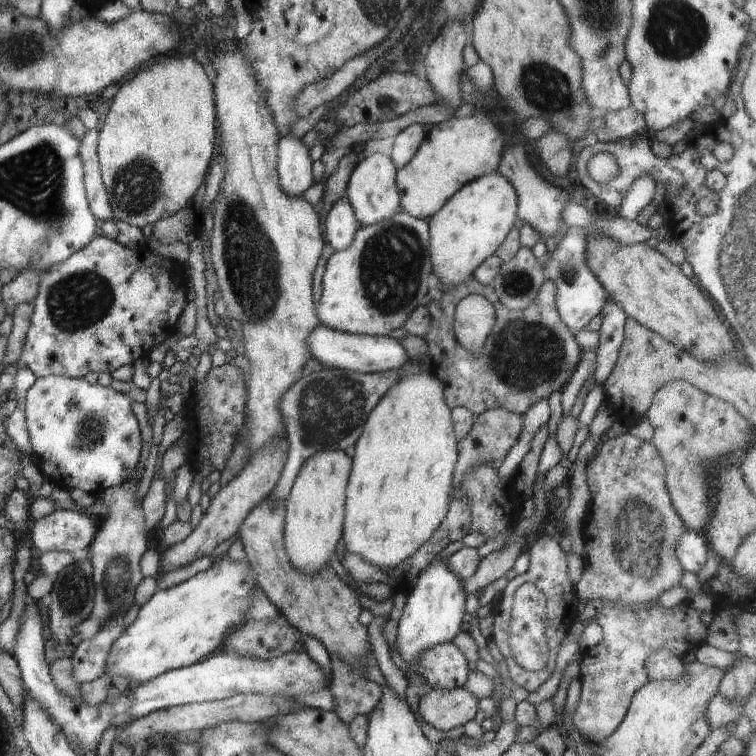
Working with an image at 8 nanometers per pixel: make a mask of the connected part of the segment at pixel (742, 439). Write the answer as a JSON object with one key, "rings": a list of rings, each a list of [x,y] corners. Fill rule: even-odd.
{"rings":[[[672,380],[661,386],[660,390],[653,394],[646,417],[653,428],[652,443],[666,466],[666,486],[678,516],[687,529],[694,530],[694,532],[704,531],[704,526],[707,526],[710,517],[710,490],[717,486],[718,476],[720,476],[718,460],[726,458],[728,452],[738,447],[745,445],[749,447],[755,440],[750,435],[752,426],[735,406],[702,392],[684,380]]]}

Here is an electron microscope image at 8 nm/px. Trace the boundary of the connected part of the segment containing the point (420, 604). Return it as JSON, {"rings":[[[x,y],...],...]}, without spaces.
{"rings":[[[442,555],[434,558],[418,576],[415,586],[407,594],[407,602],[400,620],[396,636],[396,650],[410,668],[410,672],[420,676],[418,658],[424,650],[454,640],[461,631],[463,615],[466,612],[466,590],[460,580],[448,566],[448,558]]]}

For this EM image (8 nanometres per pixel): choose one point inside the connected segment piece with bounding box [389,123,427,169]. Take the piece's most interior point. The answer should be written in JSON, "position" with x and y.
{"position":[406,143]}

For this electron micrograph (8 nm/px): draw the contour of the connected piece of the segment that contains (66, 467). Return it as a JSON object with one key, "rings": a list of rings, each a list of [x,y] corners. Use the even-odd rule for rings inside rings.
{"rings":[[[64,375],[37,377],[36,382],[24,396],[24,410],[28,436],[34,462],[47,477],[67,490],[80,488],[90,495],[100,496],[106,489],[112,489],[131,478],[142,452],[142,434],[136,415],[132,412],[131,399],[117,392],[111,386],[90,384],[84,378]]]}

